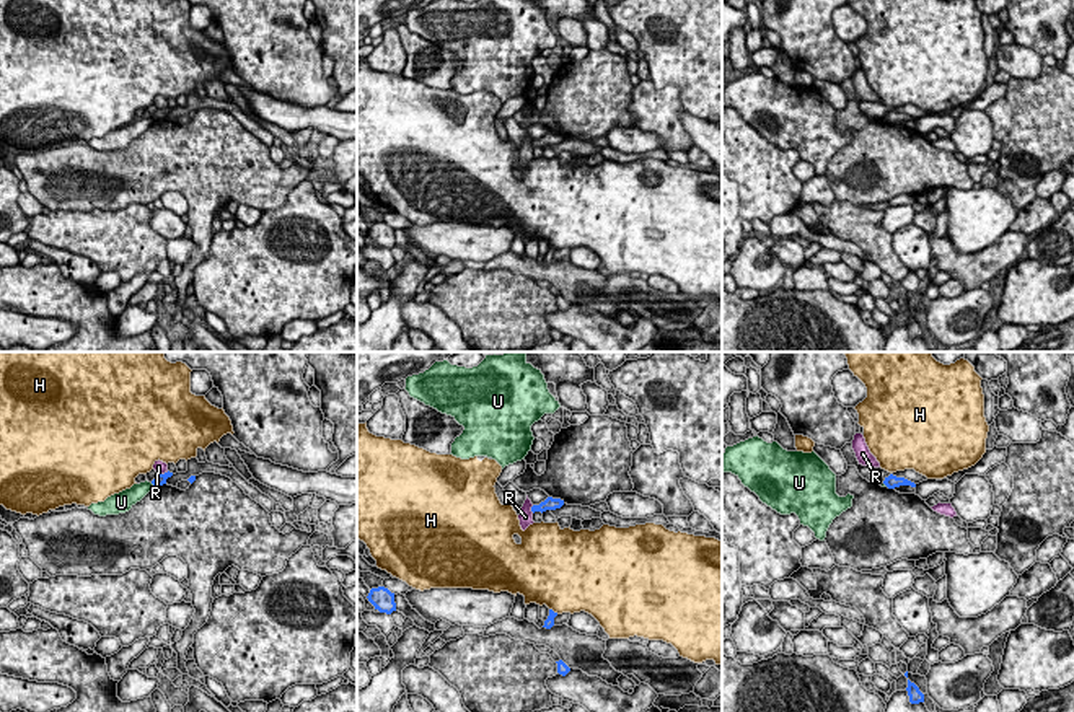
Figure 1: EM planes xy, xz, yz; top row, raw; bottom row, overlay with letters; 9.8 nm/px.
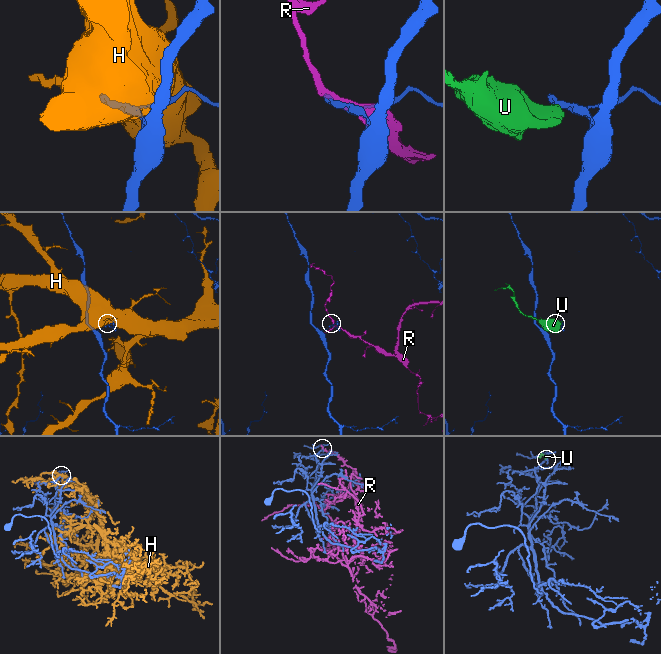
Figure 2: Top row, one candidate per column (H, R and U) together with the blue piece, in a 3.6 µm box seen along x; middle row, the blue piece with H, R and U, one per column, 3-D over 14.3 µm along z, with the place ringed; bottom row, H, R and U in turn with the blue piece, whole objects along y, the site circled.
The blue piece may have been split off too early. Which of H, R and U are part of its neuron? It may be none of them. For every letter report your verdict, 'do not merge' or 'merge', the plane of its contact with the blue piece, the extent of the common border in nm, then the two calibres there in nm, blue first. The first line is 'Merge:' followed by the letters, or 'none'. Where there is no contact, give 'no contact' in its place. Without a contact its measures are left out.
Merge: none
H: do not merge; meets blue in xz; contact 110 nm long; 90 nm thick on the blue side, 480 nm on the other
R: do not merge; meets blue in xy; contact 130 nm long; 120 nm thick on the blue side, 120 nm on the other
U: do not merge; meets blue in yz; contact 60 nm long; 130 nm thick on the blue side, 30 nm on the other

